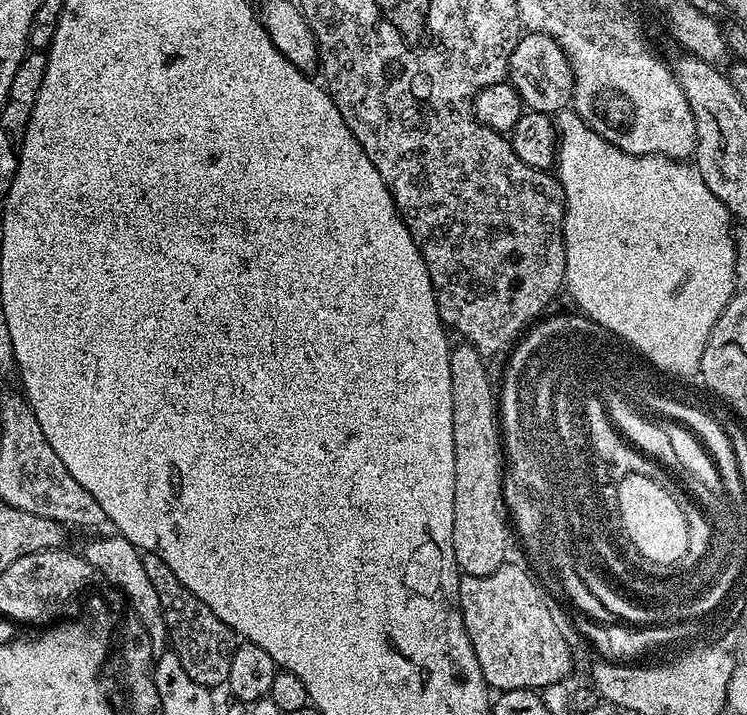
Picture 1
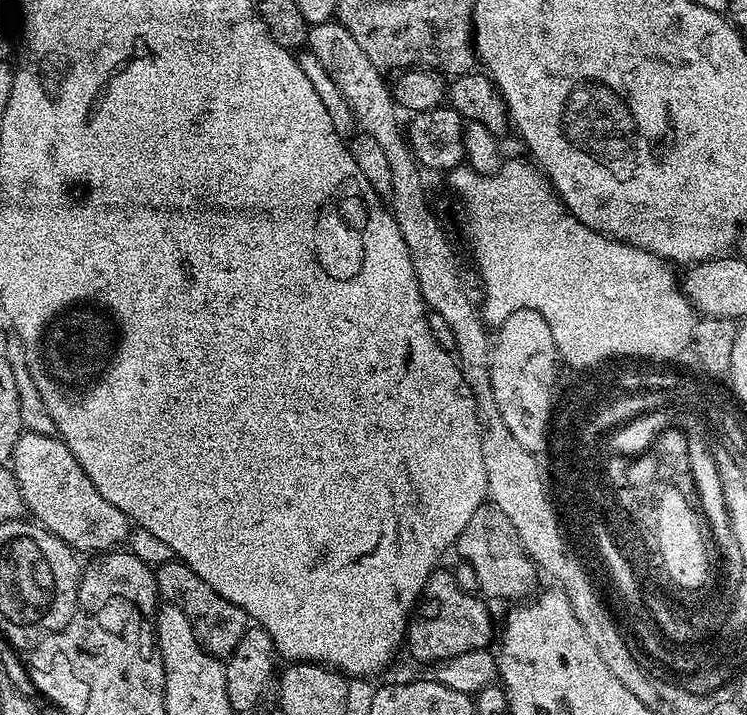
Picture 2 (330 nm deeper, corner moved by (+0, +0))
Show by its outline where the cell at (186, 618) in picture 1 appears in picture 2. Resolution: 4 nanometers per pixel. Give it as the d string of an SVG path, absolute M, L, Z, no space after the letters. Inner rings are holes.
M174 558L166 562L161 568L155 569L155 573L157 593L167 603L178 606L182 614L186 614L202 647L214 657L228 657L234 646L242 642L242 634L246 634L250 627L247 614L234 606L234 602L226 602L226 598L214 594L214 590L210 590L210 586L206 586L206 582L202 582L202 578L198 578L198 574L194 574L194 570L190 570L190 566L180 560Z

